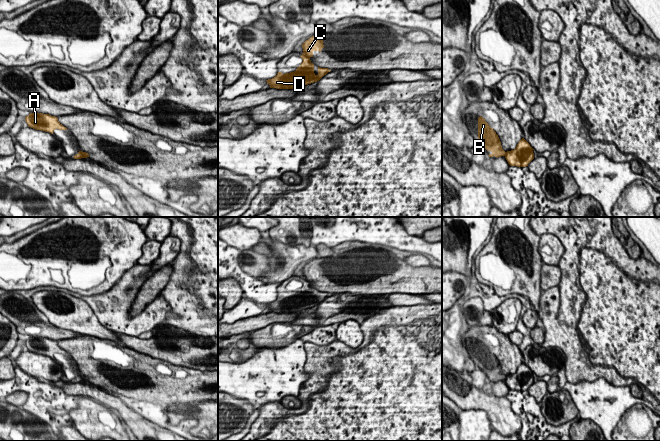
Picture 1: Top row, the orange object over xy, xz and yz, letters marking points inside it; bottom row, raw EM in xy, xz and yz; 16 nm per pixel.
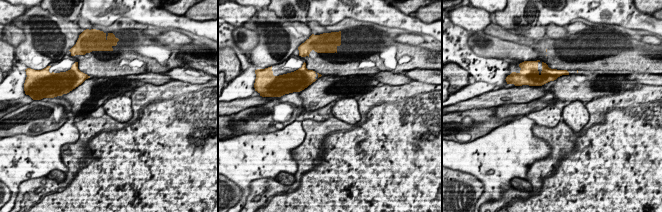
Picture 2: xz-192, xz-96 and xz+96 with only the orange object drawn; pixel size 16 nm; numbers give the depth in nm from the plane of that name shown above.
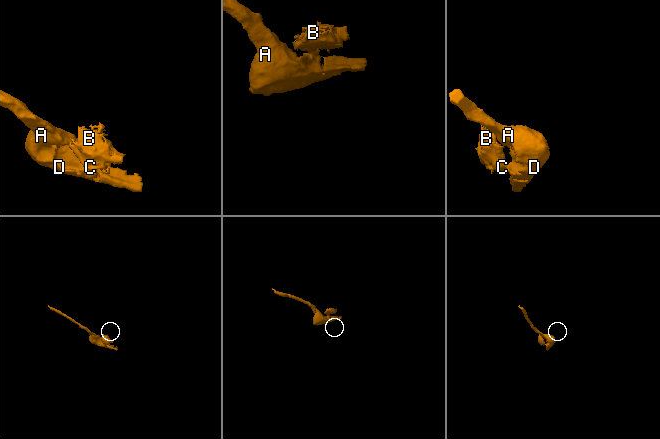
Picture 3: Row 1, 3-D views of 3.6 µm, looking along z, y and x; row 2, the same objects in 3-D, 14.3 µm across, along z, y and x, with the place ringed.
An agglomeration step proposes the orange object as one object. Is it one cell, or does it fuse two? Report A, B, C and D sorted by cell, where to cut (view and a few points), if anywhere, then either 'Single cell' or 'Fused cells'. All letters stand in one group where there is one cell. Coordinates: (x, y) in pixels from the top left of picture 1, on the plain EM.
Groups: A D / B C. Split along xz (303, 277), (309, 282). Fused cells

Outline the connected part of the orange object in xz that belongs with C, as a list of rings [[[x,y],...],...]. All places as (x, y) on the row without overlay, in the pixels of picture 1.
[[[316,258],[310,261],[302,268],[303,278],[309,282],[313,281],[314,275],[321,276],[321,274],[324,272],[323,267],[323,258]]]

